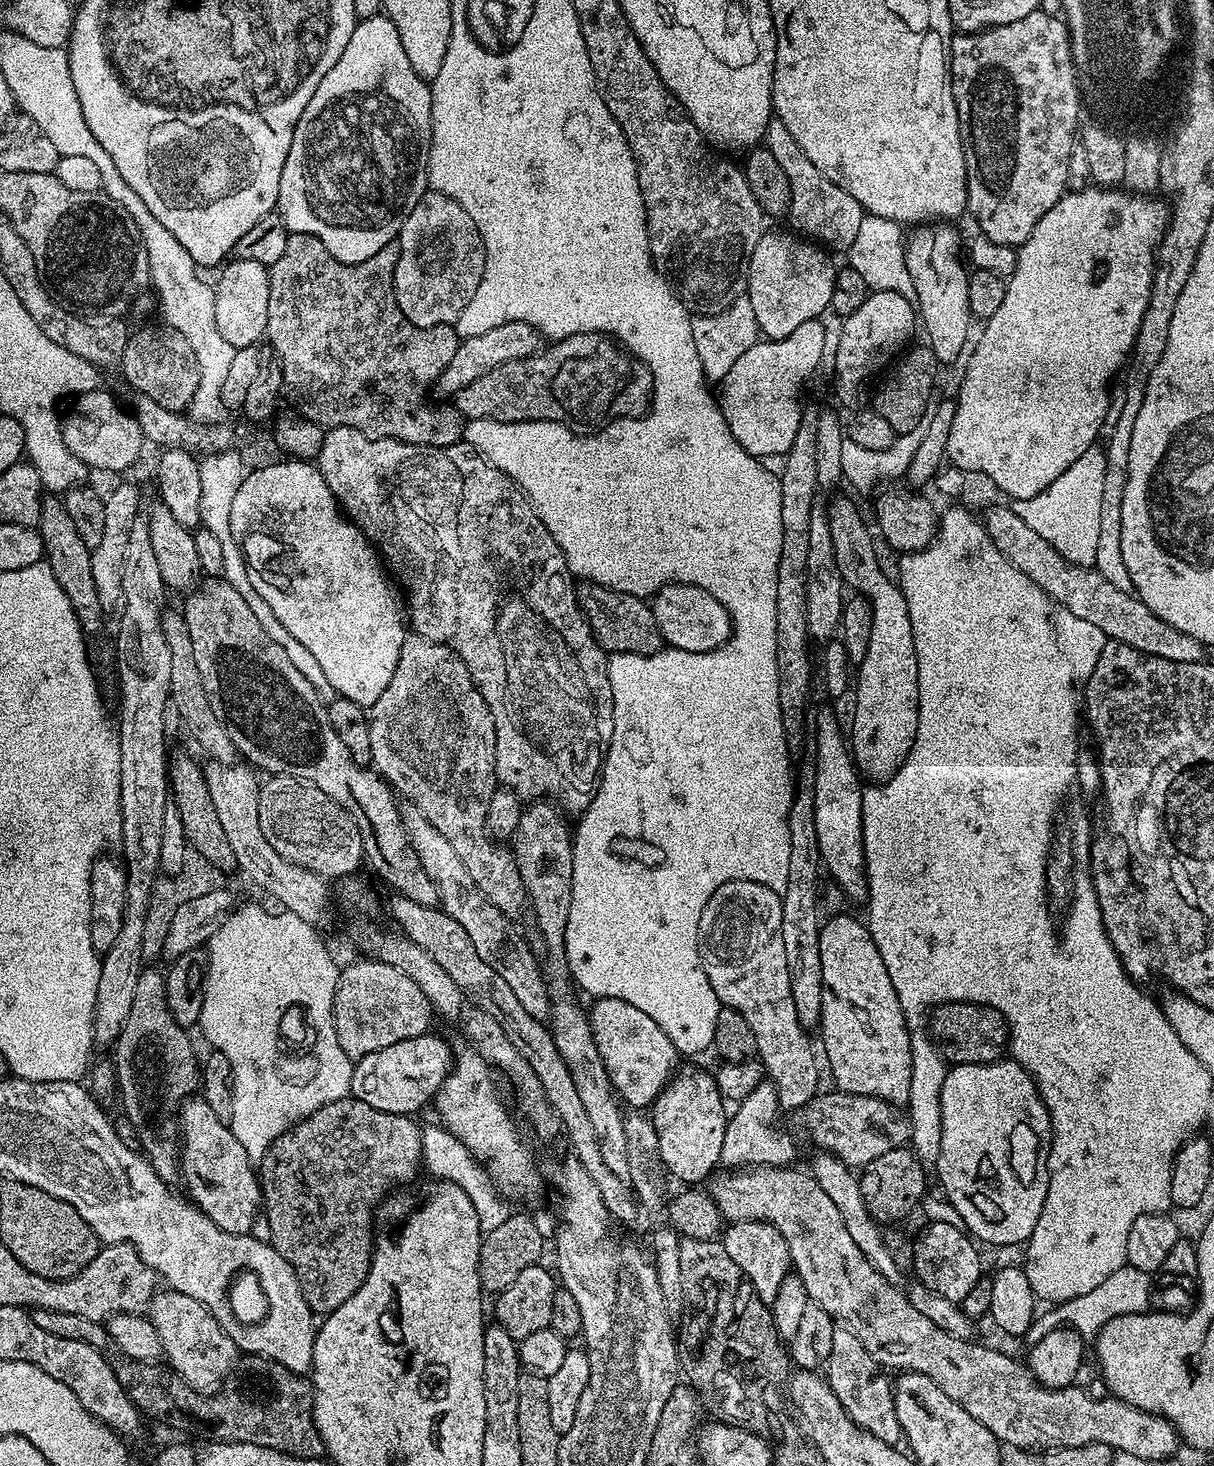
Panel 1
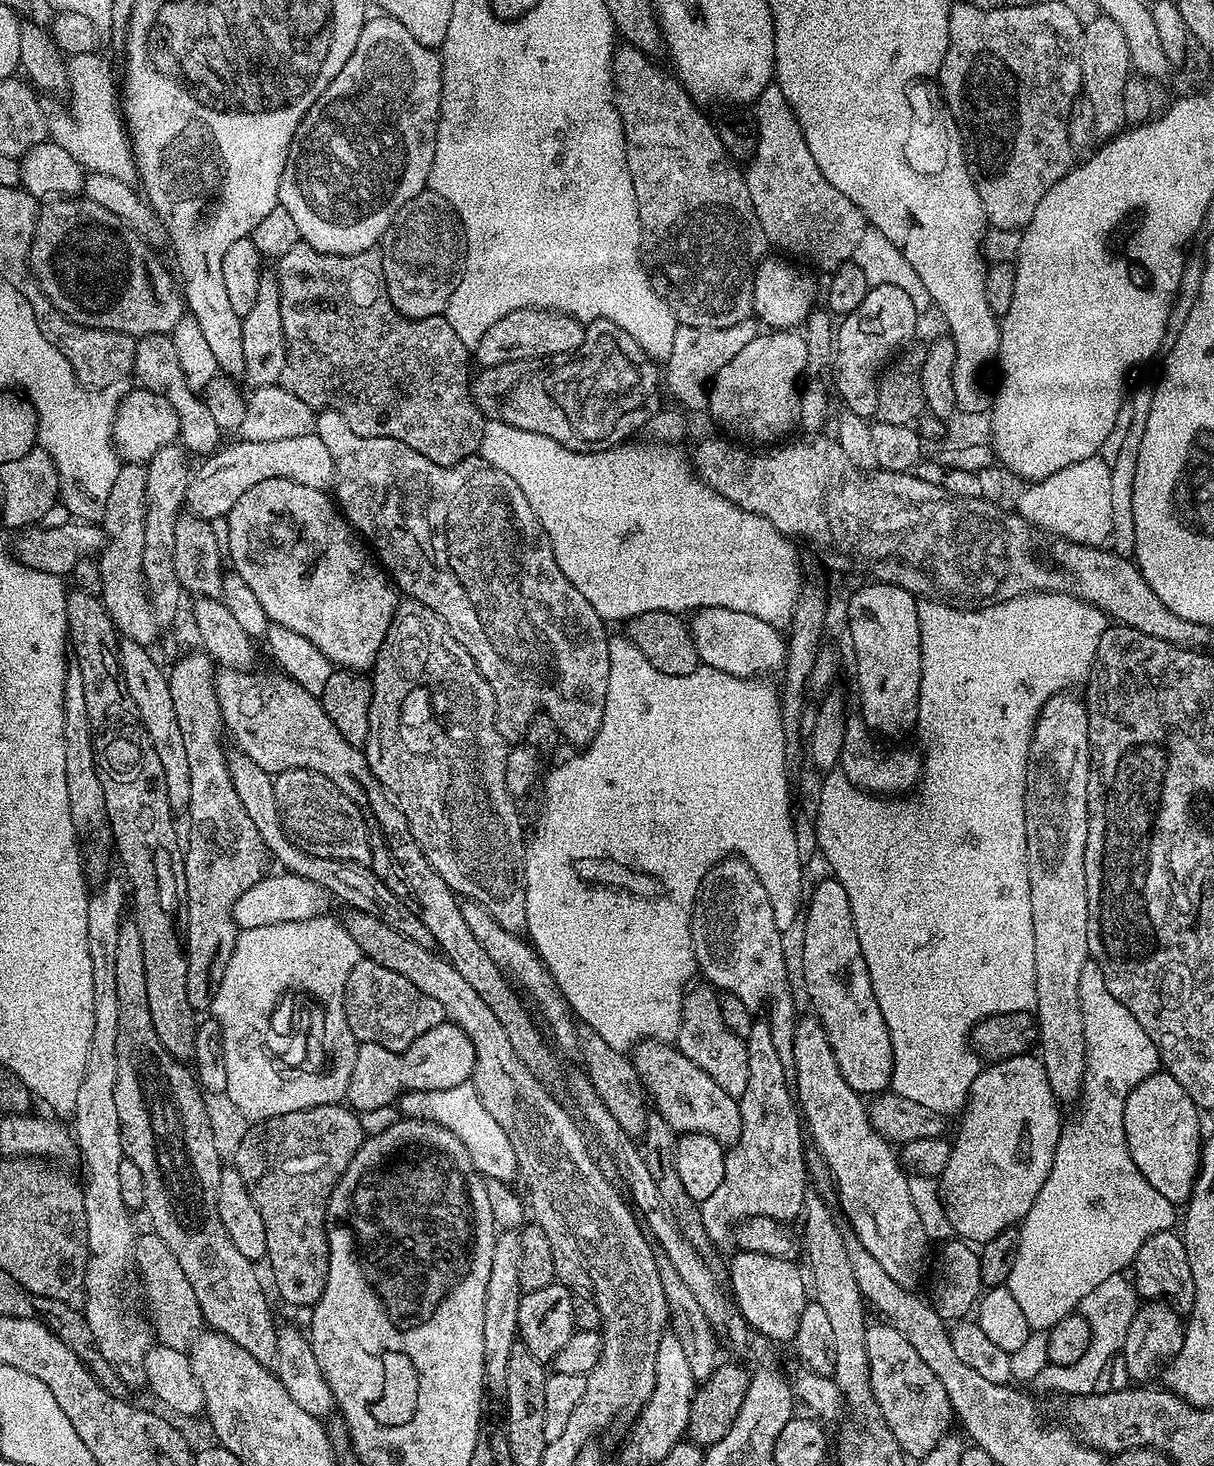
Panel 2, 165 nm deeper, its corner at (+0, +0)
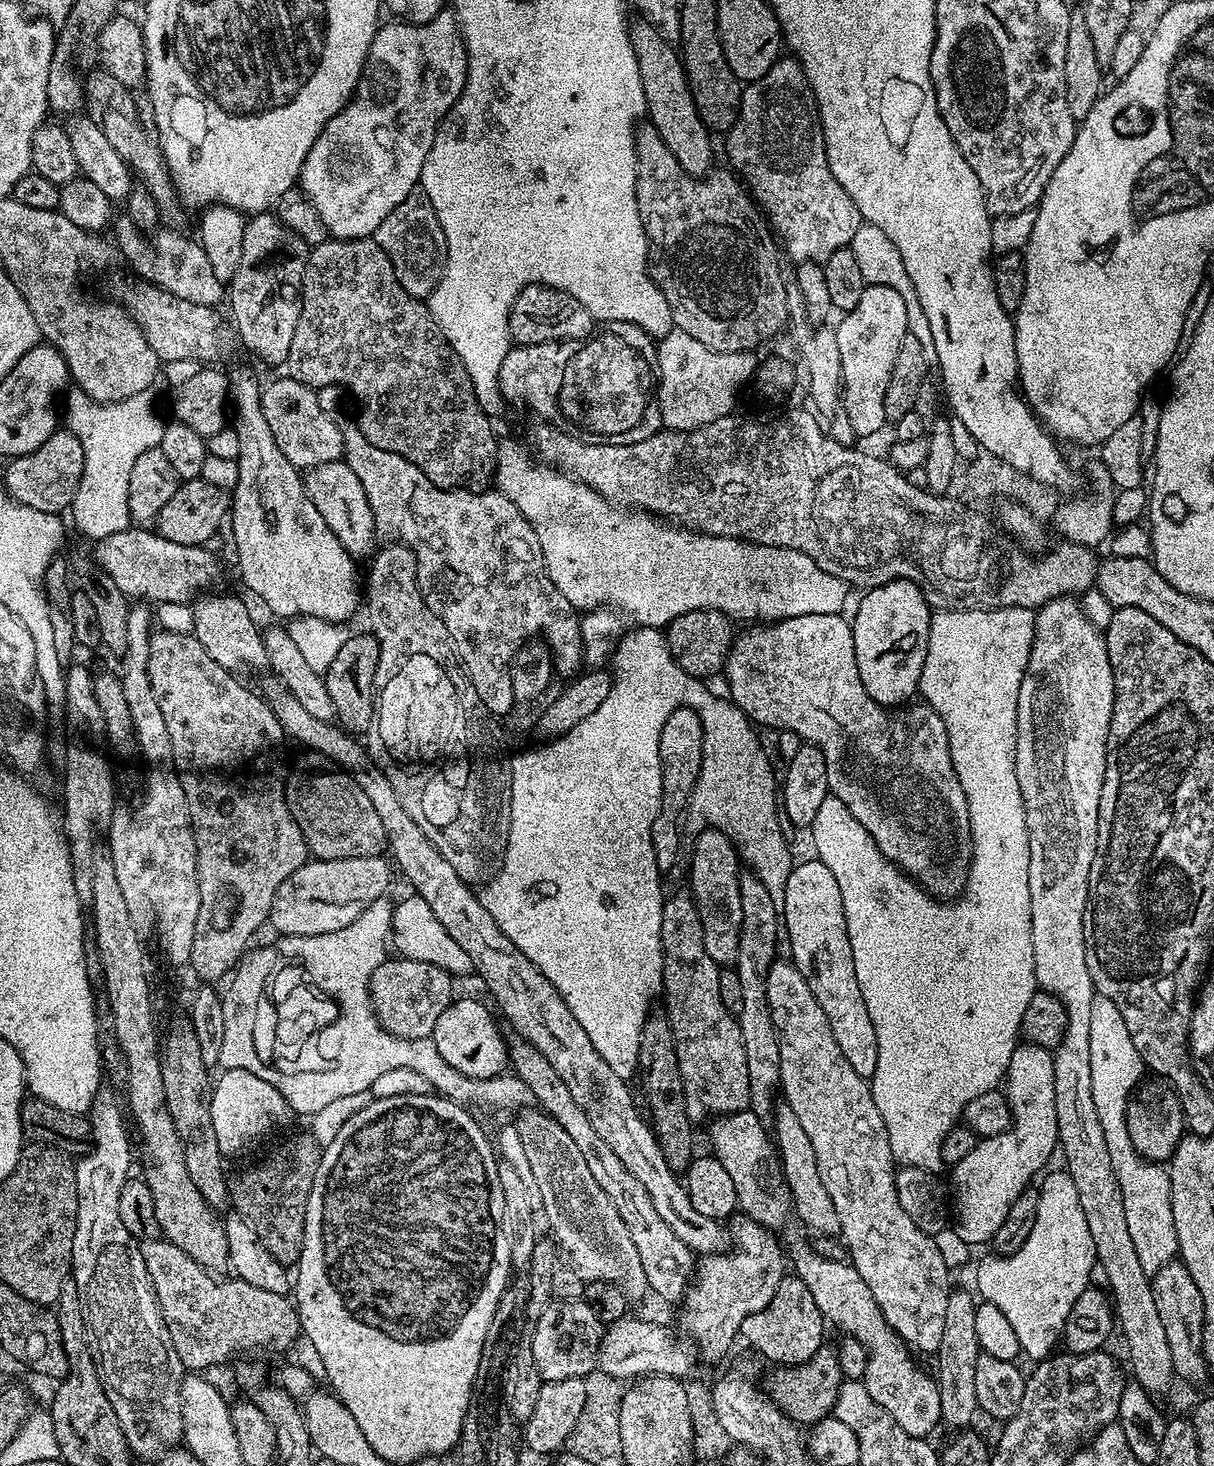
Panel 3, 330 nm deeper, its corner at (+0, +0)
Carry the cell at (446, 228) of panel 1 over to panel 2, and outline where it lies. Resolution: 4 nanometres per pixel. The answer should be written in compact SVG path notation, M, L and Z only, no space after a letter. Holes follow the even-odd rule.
M425 190L410 202L406 202L394 222L390 222L390 226L384 231L384 239L378 251L382 258L388 293L402 315L409 316L412 320L426 320L439 317L447 309L450 298L464 274L466 249L460 215L452 209L450 202L446 202L446 198L442 198L437 192Z

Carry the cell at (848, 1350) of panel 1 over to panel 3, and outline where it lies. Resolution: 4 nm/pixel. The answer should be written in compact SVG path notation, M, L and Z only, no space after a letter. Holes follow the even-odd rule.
M786 1102L775 1105L771 1120L770 1132L774 1137L776 1150L780 1153L780 1168L784 1171L786 1186L790 1186L795 1219L801 1220L799 1223L809 1233L816 1232L817 1237L839 1237L838 1210L834 1210L834 1202L822 1182L822 1174L818 1174L818 1157L814 1155L814 1142L810 1142L810 1134L806 1134L802 1122L798 1122L798 1114L794 1114L794 1110L790 1110Z

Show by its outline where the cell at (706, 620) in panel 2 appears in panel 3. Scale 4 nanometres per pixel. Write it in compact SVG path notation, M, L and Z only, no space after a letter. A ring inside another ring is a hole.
M822 610L816 612L801 611L798 618L786 618L785 620L778 620L775 622L765 623L763 626L752 626L749 632L744 632L735 637L732 641L732 649L728 651L728 660L724 663L723 675L728 676L728 692L732 703L736 704L740 709L747 714L748 719L752 721L753 725L761 726L765 724L768 728L779 731L794 731L800 736L801 741L812 744L818 750L822 750L822 758L826 758L826 778L828 779L828 791L833 796L842 798L842 802L846 802L846 810L850 810L850 814L854 814L854 818L858 818L858 822L862 822L862 826L866 826L866 830L870 834L870 838L874 838L874 842L878 846L878 850L882 850L882 854L889 862L896 865L900 871L911 876L925 892L930 893L931 896L937 897L945 902L951 901L953 898L963 892L966 882L968 881L968 871L972 869L972 831L970 830L970 810L966 806L966 794L962 794L962 782L958 782L958 774L954 770L954 762L950 758L950 738L946 738L946 725L942 722L942 718L938 718L938 714L932 707L923 702L916 702L911 705L912 712L904 712L908 710L889 710L884 705L874 702L874 698L870 698L870 694L866 694L866 686L862 686L862 678L858 678L858 658L854 658L854 634L852 633L851 623L845 619L843 615L835 616L834 614L826 614Z

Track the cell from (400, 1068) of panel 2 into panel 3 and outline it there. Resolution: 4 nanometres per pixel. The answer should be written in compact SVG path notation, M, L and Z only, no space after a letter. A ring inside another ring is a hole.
M453 999L452 1004L442 1010L430 1037L434 1046L438 1046L438 1054L442 1054L454 1070L466 1074L466 1078L494 1078L509 1067L508 1041L496 1025L493 1009L489 1008L480 1000Z

